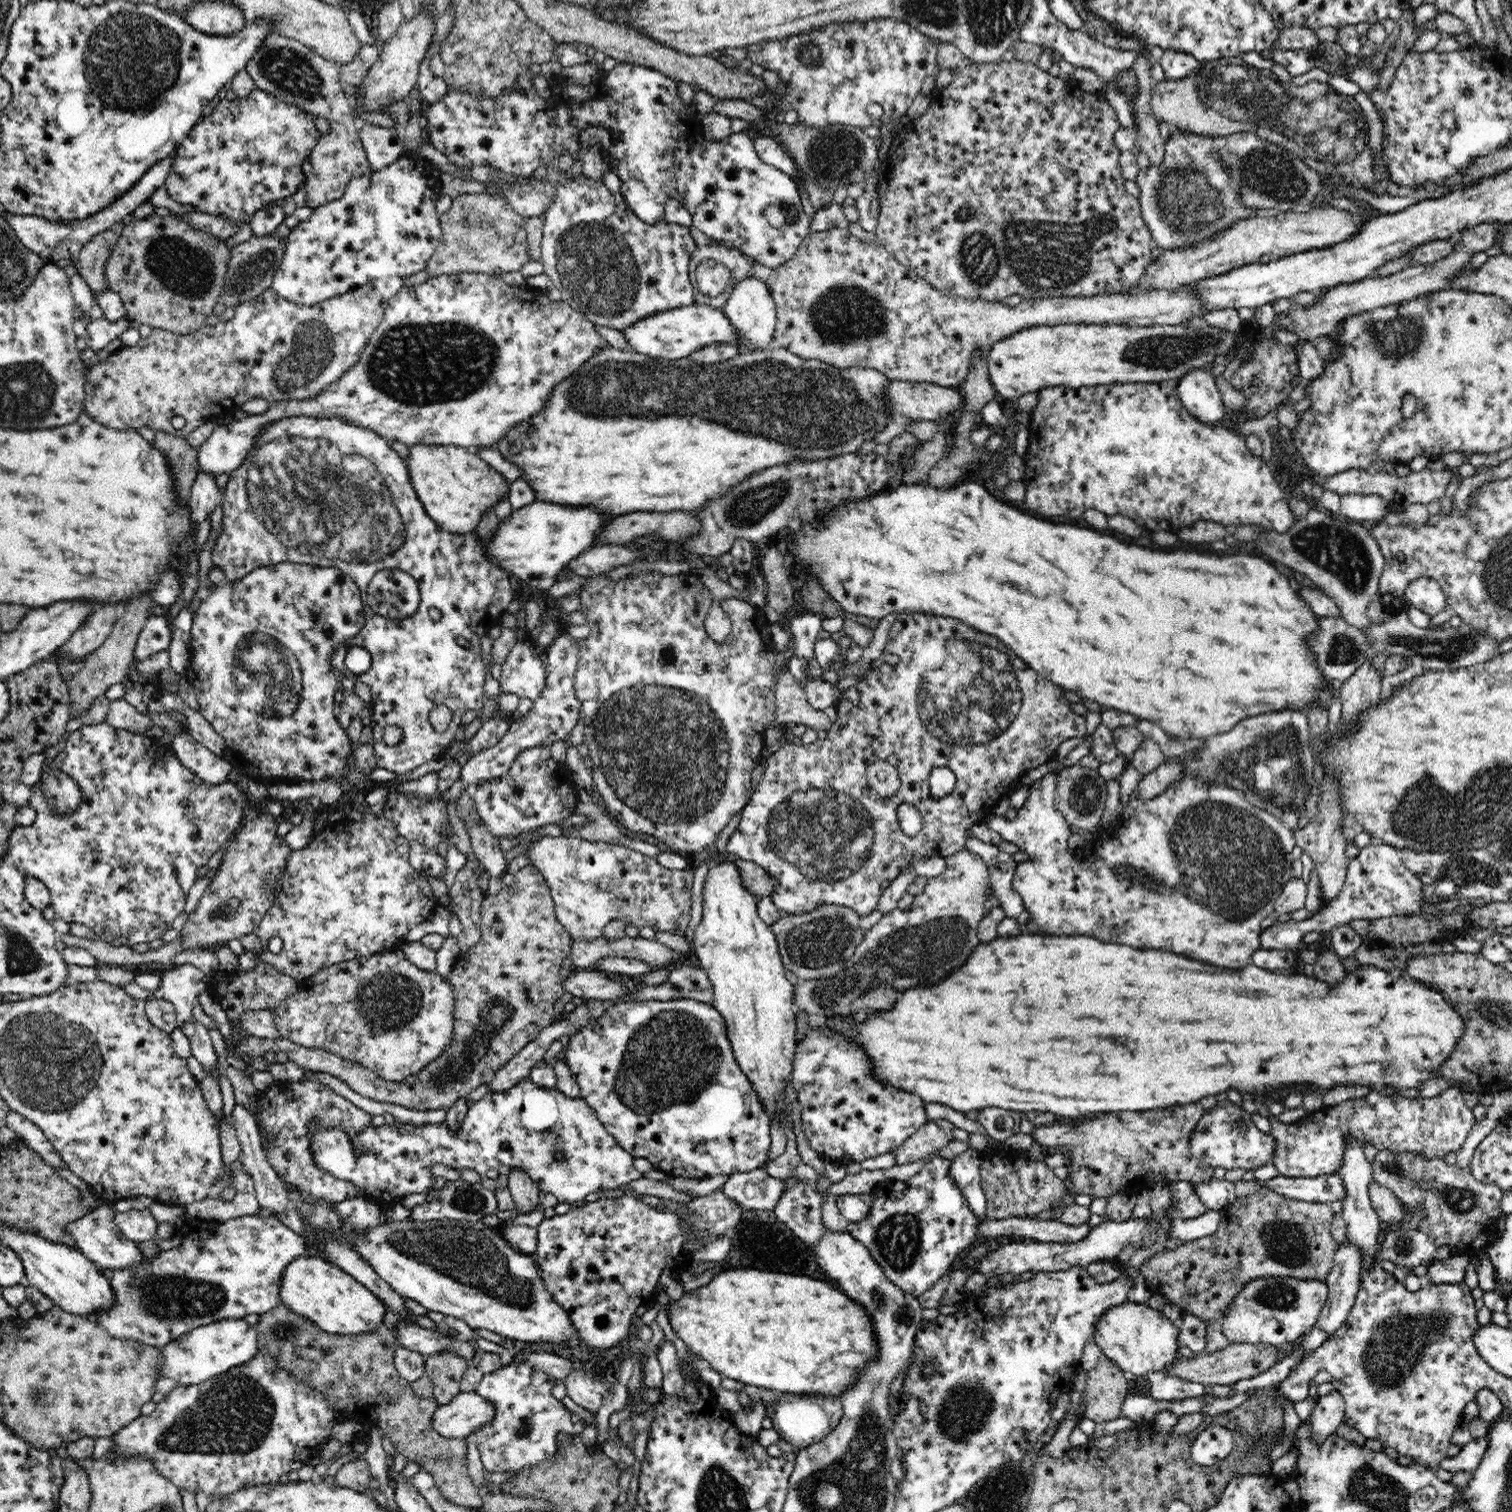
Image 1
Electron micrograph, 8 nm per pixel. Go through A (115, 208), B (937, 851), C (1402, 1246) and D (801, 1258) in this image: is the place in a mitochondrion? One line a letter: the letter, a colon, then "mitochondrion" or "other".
A: other
B: other
C: mitochondrion
D: other

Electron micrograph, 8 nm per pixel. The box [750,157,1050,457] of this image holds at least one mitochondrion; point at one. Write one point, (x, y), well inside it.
(847, 315)

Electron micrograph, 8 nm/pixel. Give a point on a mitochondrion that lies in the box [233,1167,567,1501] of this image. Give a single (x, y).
(468, 1257)

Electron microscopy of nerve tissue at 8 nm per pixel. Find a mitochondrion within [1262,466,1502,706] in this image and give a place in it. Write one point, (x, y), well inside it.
(1340, 552)

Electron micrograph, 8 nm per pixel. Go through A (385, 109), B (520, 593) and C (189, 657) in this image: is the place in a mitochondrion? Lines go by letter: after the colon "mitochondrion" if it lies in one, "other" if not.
A: other
B: other
C: other

